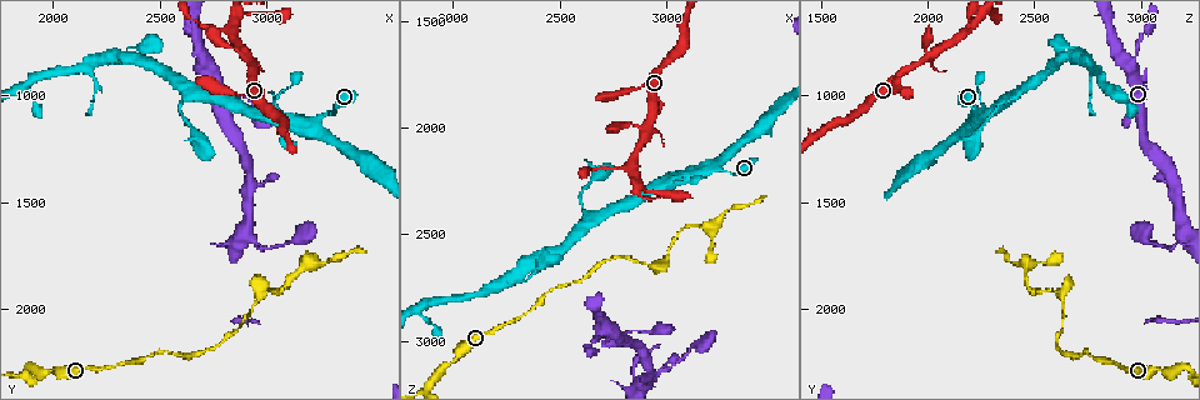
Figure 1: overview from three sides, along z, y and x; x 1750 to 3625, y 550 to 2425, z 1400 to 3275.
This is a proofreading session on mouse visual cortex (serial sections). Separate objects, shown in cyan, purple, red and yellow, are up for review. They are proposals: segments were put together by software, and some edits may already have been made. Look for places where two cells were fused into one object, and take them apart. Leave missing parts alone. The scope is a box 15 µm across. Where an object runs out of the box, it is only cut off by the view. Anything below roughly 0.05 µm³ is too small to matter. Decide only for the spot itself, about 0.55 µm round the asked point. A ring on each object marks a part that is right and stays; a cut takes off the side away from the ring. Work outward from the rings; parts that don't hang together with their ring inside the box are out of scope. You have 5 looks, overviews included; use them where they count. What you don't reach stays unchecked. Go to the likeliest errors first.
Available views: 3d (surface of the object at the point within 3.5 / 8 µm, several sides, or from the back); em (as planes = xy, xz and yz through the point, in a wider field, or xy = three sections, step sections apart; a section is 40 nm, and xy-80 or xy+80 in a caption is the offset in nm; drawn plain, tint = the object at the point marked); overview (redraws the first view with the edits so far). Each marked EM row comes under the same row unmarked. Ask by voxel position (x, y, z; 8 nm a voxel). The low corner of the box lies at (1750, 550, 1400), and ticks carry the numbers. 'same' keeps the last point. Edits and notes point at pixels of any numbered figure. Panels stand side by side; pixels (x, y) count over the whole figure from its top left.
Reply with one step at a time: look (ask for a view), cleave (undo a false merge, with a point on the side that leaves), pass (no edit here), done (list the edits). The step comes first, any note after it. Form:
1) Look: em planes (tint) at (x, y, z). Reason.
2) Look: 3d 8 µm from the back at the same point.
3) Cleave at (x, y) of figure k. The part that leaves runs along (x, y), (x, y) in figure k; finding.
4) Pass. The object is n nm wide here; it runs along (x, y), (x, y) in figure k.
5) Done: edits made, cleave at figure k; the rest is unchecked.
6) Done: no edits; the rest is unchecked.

Look: 3d 3.5 µm at (2980, 1950, 2630). Branch point.

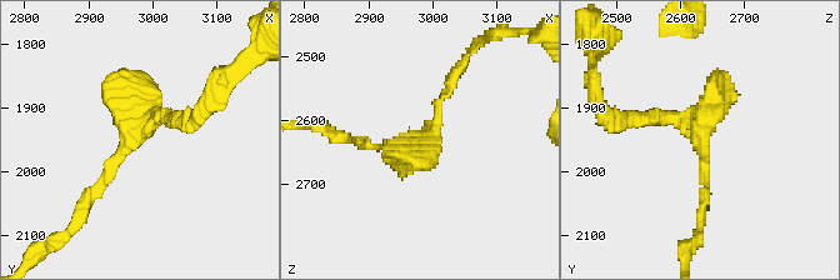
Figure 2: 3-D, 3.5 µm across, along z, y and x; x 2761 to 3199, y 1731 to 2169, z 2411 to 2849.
Look: em planes (tint) at (2965, 1935, 2635). Shape alone is not enough.

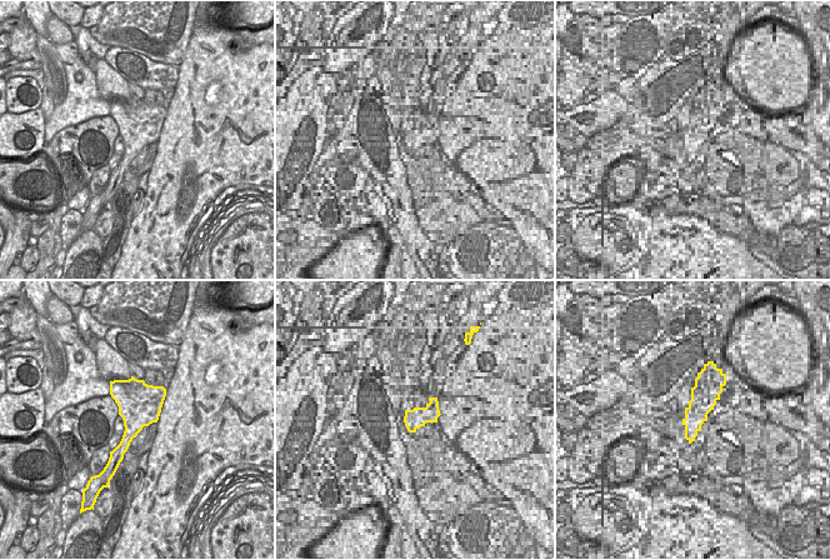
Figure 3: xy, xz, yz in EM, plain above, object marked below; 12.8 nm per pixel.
Look: em xy step 5 (tint) at the same point.

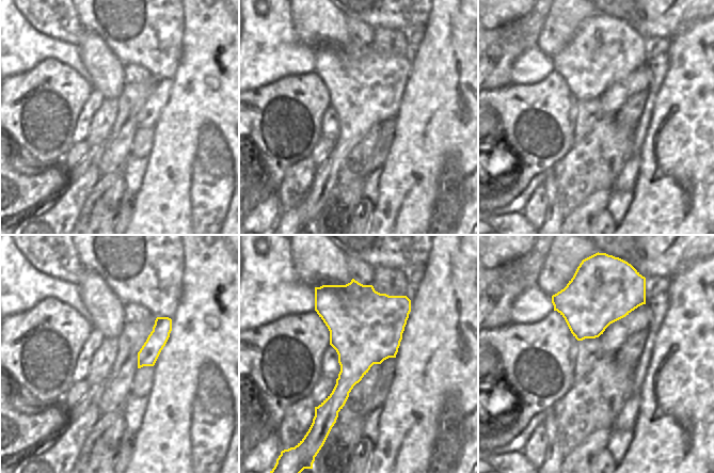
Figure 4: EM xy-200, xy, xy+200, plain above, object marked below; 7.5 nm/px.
Pass. It runs along (84, 201), (138, 125), (173, 118) in figure 2; one cell here.

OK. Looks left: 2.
Look: 3d 3.5 µm at (2850, 700, 2190). Sudden change in width.

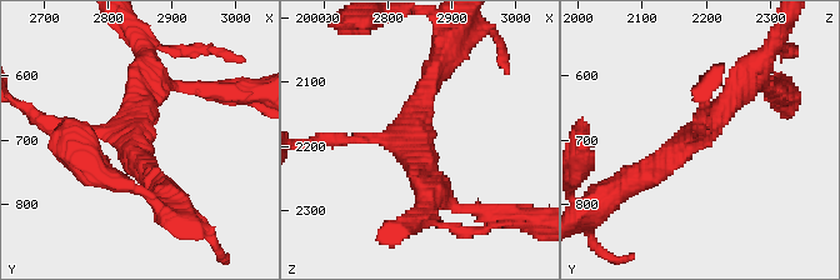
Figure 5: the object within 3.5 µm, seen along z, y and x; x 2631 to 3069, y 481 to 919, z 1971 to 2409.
Look: em xy step 1 (tint) at (2840, 695, 2180). 3 arms meet here; the arms are 100, 300, 300 nm wide; now the EM.

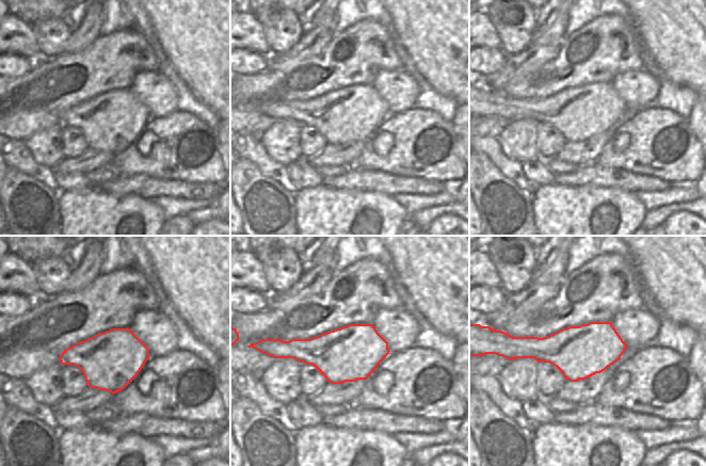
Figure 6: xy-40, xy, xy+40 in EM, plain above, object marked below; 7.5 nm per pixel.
Pass. It runs along (630, 180), (673, 156), (749, 84) in figure 5; one cell here.

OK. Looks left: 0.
Done: no edits; the rest is unchecked.

